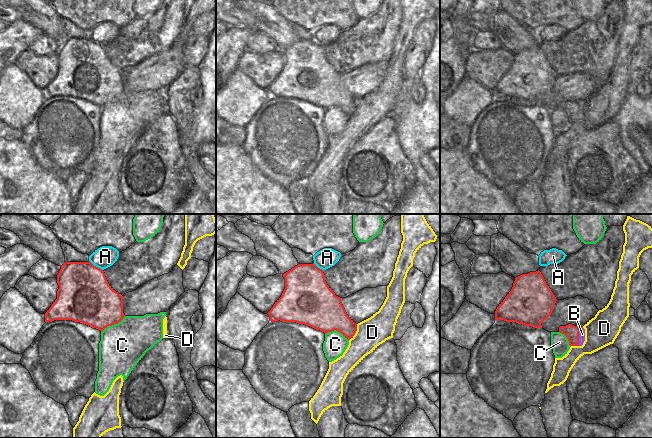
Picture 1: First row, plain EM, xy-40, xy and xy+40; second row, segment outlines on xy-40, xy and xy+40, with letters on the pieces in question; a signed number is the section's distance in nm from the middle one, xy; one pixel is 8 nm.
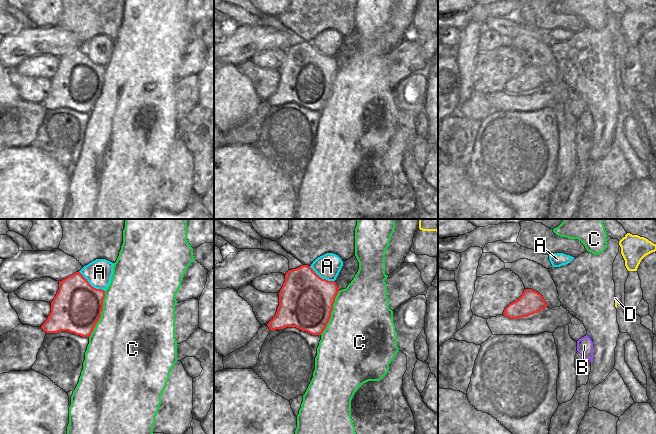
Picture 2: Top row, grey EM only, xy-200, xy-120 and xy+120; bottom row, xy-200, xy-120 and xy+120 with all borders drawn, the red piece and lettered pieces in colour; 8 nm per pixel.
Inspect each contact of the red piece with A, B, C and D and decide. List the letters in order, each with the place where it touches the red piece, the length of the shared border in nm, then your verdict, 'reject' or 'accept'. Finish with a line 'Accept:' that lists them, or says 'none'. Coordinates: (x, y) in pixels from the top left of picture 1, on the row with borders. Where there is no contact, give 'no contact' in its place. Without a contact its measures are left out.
A: contact xy-40 (95, 266); length 140 nm; reject
B: contact xy+40 (578, 337); length 150 nm; reject
C: contact xy-40 (113, 324); length 240 nm; reject
D: contact xy (355, 332); length 150 nm; reject
Accept: none

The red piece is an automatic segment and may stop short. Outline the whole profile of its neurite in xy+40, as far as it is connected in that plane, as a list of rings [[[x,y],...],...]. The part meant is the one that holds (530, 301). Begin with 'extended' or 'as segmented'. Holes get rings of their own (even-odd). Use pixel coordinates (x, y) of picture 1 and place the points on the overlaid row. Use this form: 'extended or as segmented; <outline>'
as segmented; [[[539,270],[528,274],[522,274],[515,278],[511,291],[497,307],[495,311],[495,320],[516,322],[524,326],[542,328],[541,323],[551,315],[556,301],[555,295]]]

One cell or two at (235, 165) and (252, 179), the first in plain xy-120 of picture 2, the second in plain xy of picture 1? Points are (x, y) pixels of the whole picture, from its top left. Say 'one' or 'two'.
one

